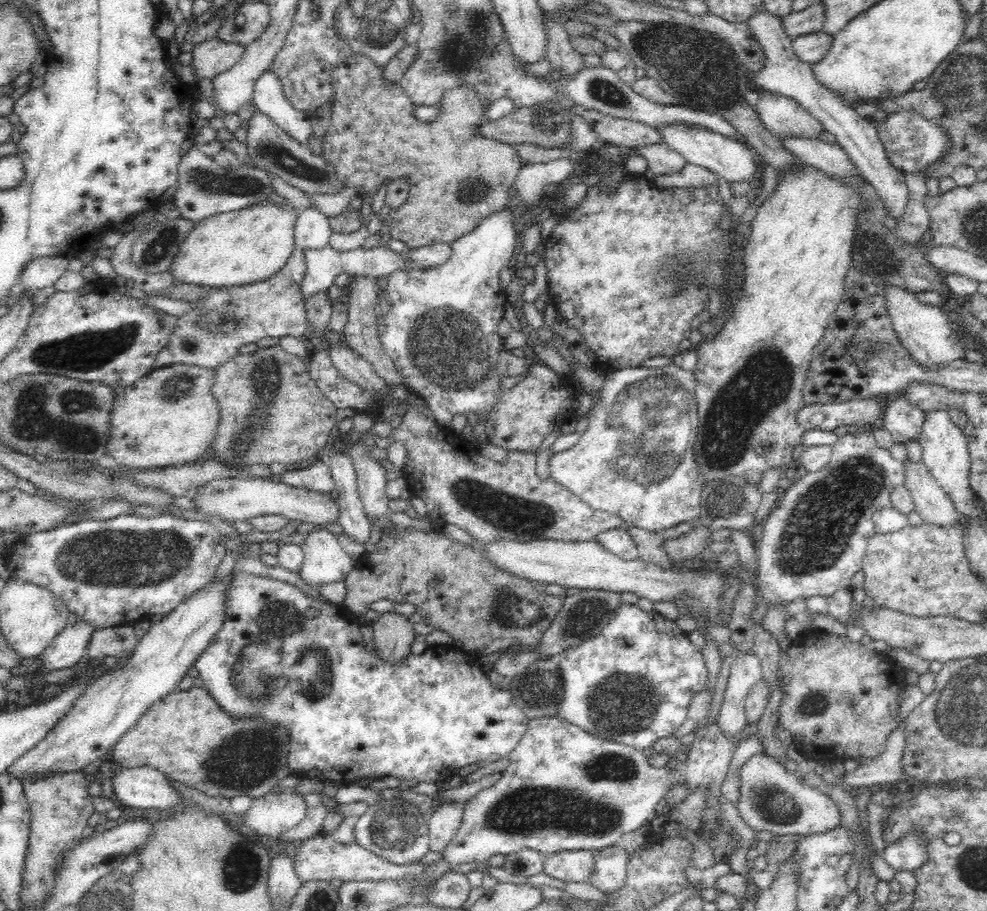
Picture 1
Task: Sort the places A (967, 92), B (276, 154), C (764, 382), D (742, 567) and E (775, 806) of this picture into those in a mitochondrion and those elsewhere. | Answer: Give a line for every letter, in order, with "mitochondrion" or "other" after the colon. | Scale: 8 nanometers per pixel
A: mitochondrion
B: mitochondrion
C: mitochondrion
D: other
E: mitochondrion

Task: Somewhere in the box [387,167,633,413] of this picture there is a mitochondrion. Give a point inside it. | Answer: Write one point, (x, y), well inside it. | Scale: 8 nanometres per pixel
(448, 347)

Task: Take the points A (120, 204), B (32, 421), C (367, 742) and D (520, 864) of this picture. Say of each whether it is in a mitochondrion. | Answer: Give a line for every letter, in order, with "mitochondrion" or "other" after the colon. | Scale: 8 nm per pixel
A: other
B: mitochondrion
C: other
D: mitochondrion

